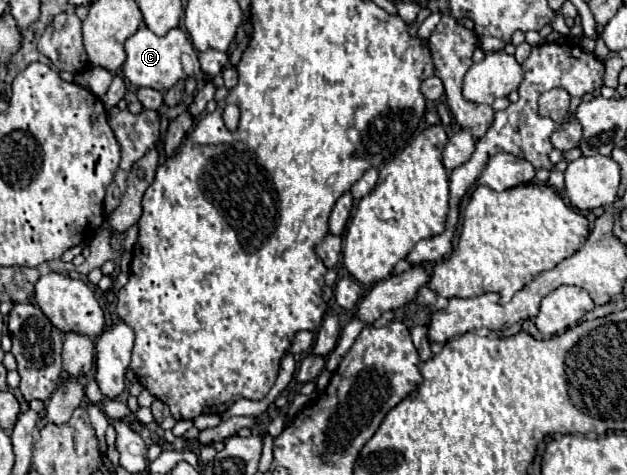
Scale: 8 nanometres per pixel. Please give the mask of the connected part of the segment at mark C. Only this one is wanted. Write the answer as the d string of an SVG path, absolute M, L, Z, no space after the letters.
M141 26L127 42L125 42L127 60L123 64L123 76L135 88L153 88L153 90L169 90L177 84L177 80L185 80L189 76L200 76L201 69L198 61L198 52L194 50L189 36L173 28L165 36L155 36L147 26Z

